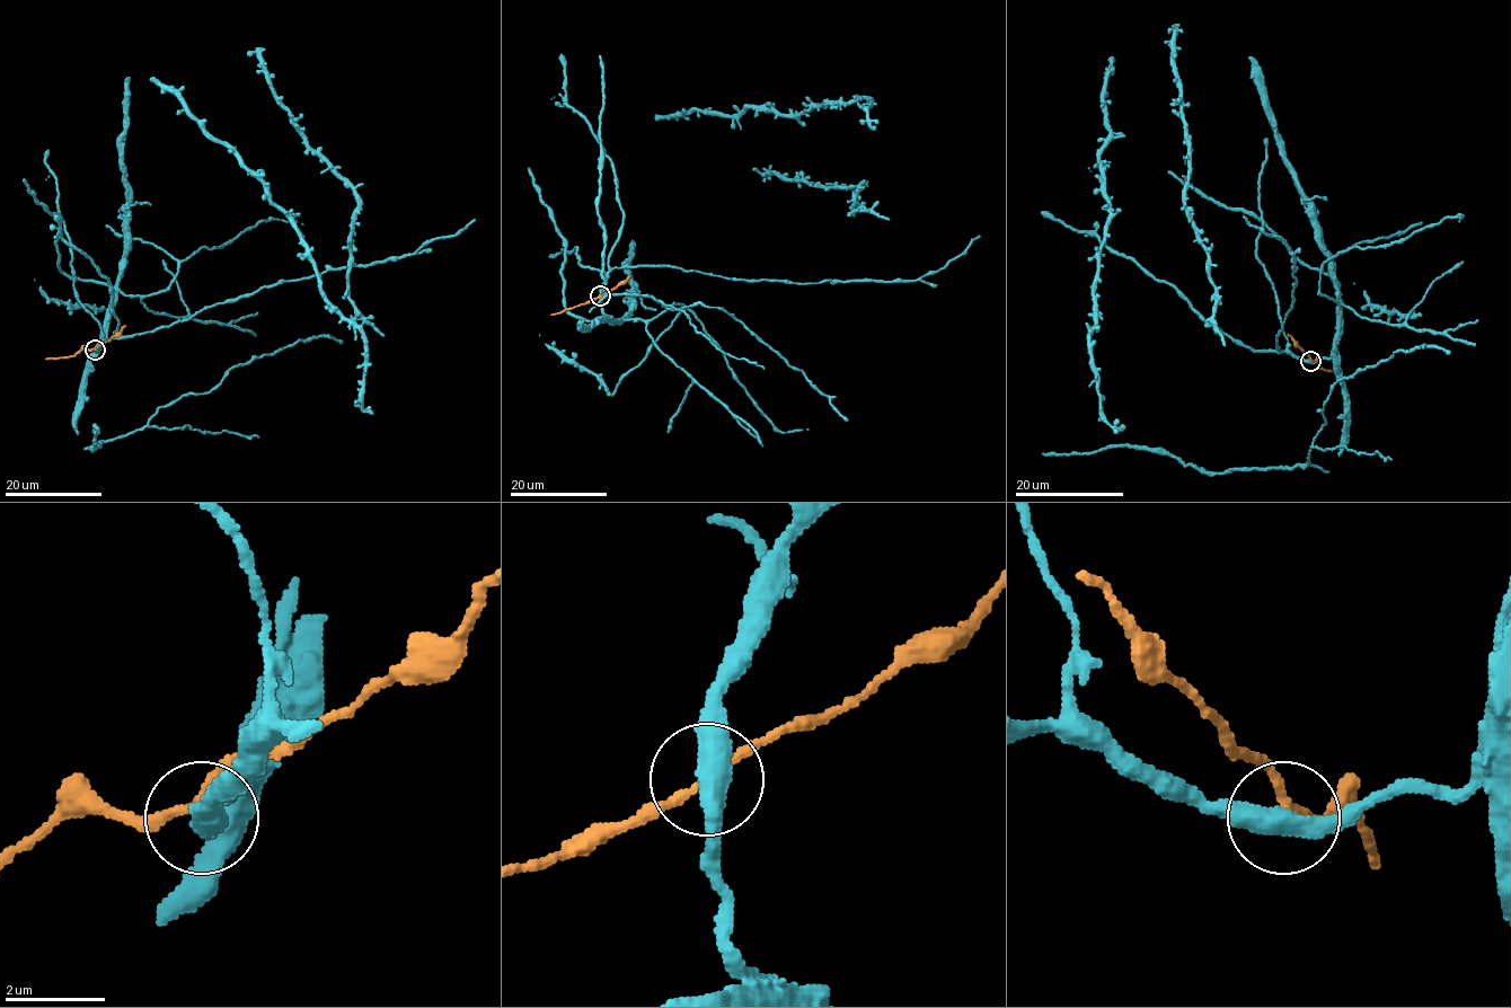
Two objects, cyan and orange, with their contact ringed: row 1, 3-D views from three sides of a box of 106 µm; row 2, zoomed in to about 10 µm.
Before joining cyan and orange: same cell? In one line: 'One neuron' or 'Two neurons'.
Two neurons

